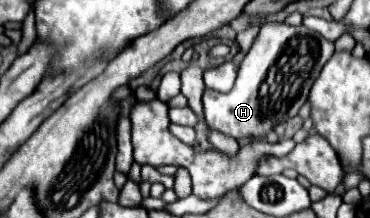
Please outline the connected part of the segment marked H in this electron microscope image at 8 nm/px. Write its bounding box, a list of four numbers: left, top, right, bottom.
[204,22,334,156]

